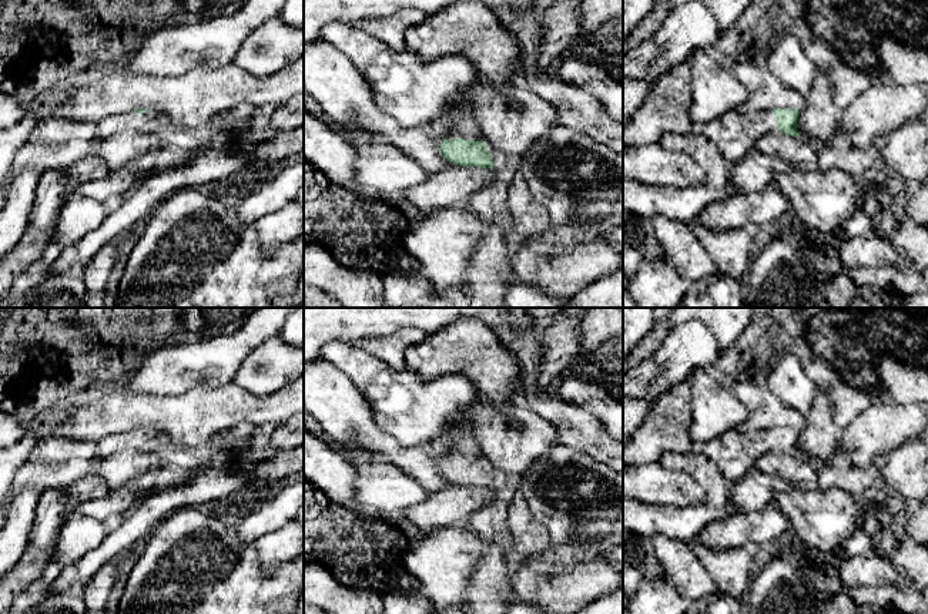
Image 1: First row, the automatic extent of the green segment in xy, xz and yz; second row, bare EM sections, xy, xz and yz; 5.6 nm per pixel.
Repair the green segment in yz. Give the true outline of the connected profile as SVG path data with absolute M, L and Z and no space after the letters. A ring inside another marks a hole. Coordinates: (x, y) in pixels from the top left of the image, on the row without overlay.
M774 427L744 433L730 430L696 449L708 457L721 472L728 484L743 480L757 466L760 457L771 450L800 456L795 427Z

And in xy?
M135 429L128 433L107 436L97 442L97 457L105 459L115 452L127 449L148 453L161 447L165 442L165 436L157 430Z

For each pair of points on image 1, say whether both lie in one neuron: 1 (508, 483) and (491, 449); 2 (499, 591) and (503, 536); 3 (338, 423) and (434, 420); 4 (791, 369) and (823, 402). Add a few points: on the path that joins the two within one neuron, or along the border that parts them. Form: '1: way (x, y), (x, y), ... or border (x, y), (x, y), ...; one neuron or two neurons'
1: border (478, 448), (478, 456), (488, 466), (519, 475); two neurons
2: way (496, 577), (496, 550); one neuron
3: border (359, 392), (369, 406), (372, 419), (399, 445); two neurons
4: border (818, 389), (813, 408), (806, 416); two neurons

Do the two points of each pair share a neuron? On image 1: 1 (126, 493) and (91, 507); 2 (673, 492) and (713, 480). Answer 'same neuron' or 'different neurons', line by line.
1: same neuron
2: different neurons

